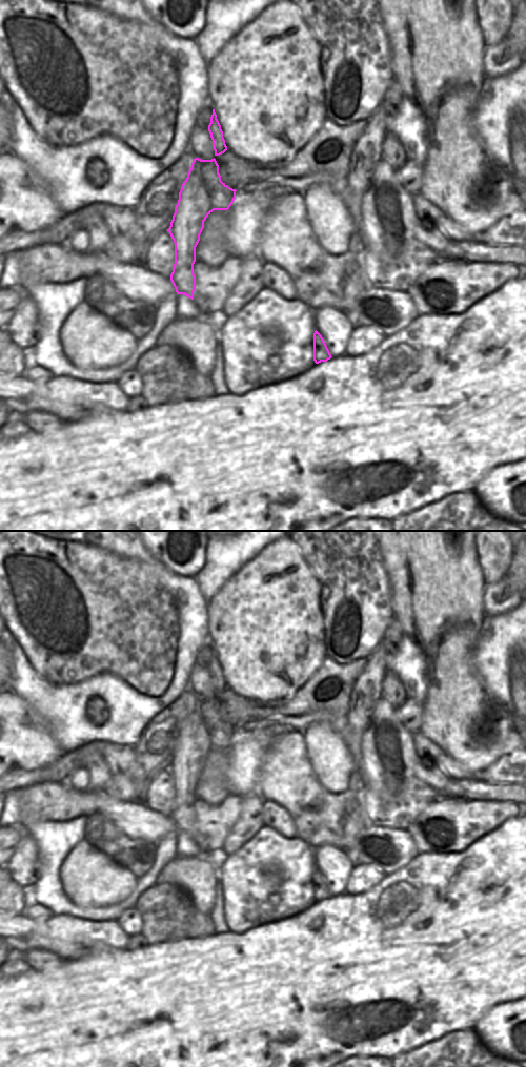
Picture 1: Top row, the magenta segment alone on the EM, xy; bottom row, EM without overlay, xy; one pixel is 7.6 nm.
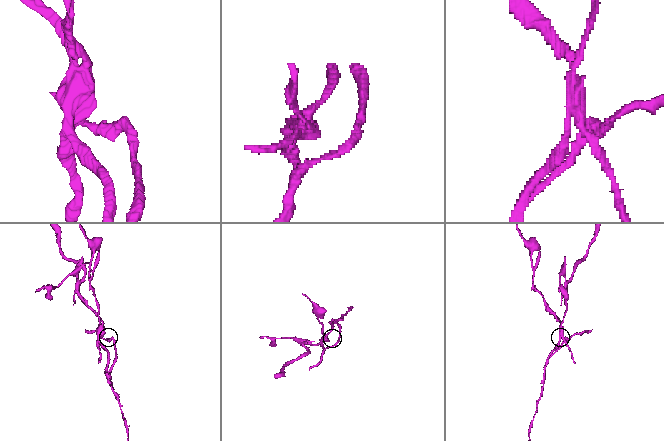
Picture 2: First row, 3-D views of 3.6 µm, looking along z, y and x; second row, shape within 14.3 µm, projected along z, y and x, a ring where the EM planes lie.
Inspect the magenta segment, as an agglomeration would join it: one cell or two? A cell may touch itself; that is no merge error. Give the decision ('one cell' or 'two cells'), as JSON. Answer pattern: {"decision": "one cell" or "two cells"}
{"decision": "two cells"}

